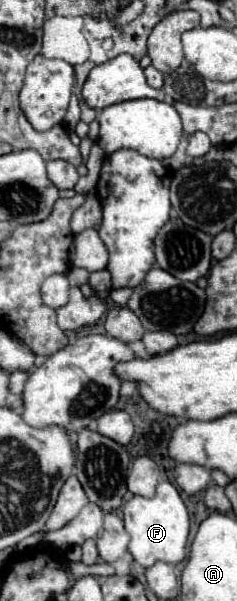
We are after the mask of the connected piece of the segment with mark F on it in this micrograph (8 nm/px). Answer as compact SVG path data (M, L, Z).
M162 481L156 489L154 497L134 495L122 505L122 523L130 535L128 551L134 561L142 567L150 567L156 561L164 563L180 563L186 557L186 541L190 533L190 517L188 509L180 497L180 491L170 483Z

